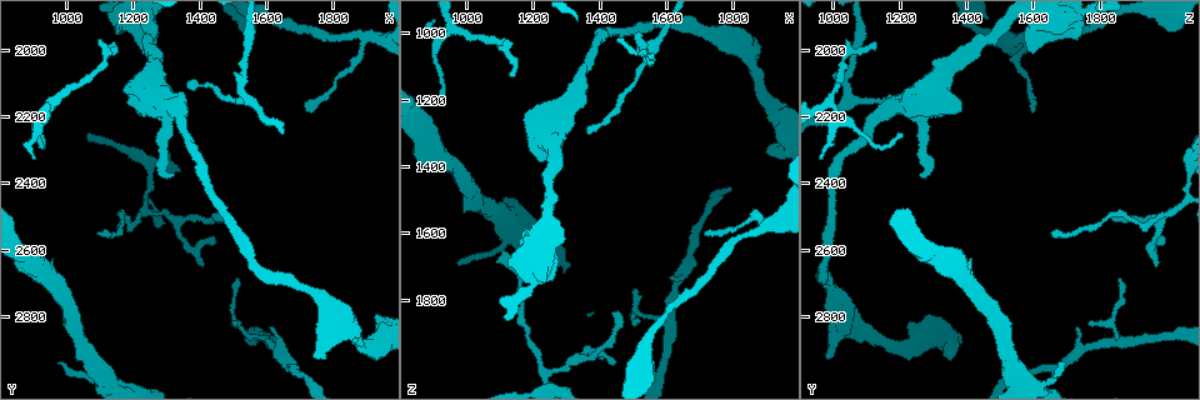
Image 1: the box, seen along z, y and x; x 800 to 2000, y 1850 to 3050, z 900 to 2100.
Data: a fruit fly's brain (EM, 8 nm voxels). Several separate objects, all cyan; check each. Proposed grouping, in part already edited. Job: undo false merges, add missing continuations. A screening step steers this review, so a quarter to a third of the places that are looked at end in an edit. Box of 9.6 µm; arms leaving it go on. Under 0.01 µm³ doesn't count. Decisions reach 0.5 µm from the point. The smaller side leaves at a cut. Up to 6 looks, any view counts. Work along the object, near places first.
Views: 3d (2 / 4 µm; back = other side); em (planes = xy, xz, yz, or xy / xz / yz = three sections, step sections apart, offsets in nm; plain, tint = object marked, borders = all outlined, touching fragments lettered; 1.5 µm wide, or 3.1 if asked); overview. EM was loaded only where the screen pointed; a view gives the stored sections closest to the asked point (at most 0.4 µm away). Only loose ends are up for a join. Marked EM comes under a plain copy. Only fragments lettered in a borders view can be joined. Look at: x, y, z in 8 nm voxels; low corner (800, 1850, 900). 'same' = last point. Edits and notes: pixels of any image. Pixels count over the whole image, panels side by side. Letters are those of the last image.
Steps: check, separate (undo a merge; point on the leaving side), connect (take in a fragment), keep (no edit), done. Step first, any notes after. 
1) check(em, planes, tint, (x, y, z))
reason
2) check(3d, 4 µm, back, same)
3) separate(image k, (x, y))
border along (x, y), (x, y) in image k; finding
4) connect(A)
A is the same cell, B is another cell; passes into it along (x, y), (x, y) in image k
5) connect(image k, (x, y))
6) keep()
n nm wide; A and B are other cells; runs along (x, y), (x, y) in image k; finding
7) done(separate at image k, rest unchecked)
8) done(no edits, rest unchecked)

check(3d, 2 µm, (1140, 1980, 1130))
free end

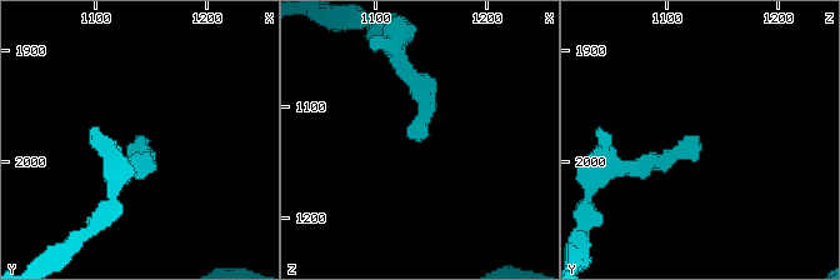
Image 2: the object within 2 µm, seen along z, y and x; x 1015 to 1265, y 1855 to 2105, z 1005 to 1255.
check(em, xy, step 8, tint, (1144, 1986, 1130))
shape alone is not enough

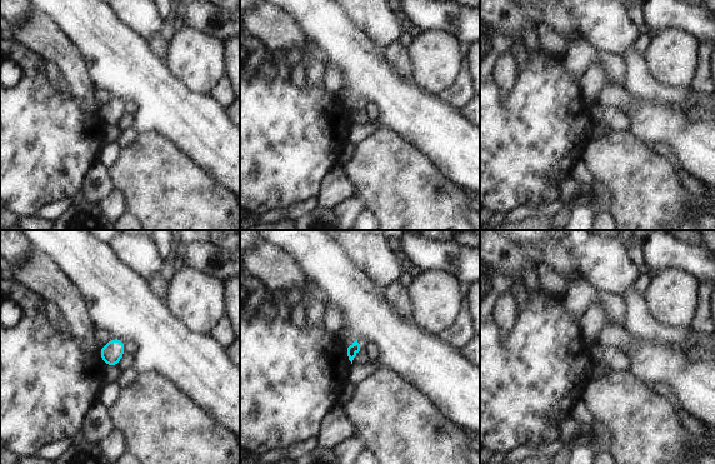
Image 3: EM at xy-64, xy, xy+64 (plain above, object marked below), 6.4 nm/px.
check(em, planes, borders, same)

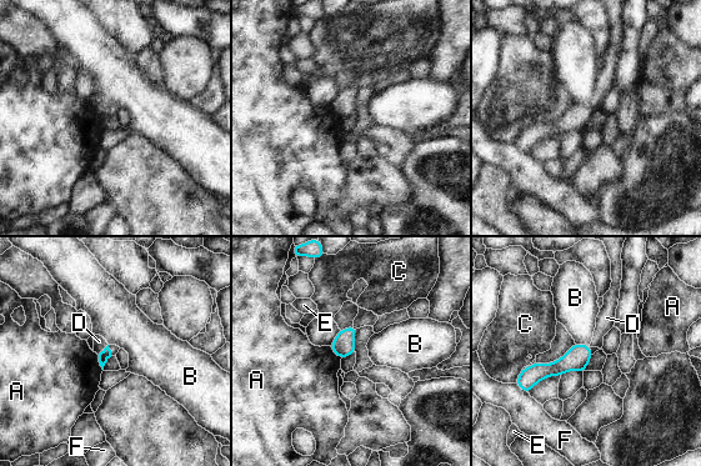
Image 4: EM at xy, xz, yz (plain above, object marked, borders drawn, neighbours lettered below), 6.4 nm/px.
keep()
A, B, C, D, E and F are other cells; runs along (587, 347), (521, 382) in image 4; no lettered fragment goes on from it

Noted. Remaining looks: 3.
check(em, planes, borders, (1310, 2380, 1270))
branch stops here

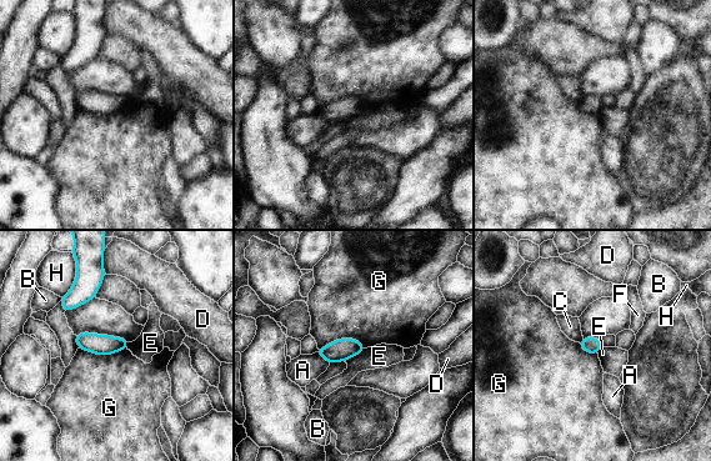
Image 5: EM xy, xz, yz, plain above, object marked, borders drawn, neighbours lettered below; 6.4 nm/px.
keep()
G touches over 320 nm; A, B, C, D, E, F, G and H are other cells; border along (366, 347), (336, 339), (318, 349) in image 5; no lettered fragment goes on from it

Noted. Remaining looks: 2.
check(em, planes, borders, (1730, 2920, 980))
branch stops here

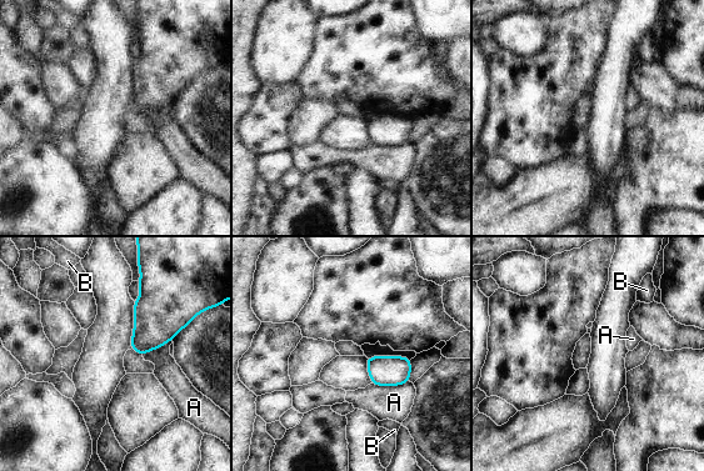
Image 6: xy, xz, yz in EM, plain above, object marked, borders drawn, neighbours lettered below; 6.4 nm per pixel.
keep()
A and B are other cells; border along (409, 381), (402, 385), (372, 384) in image 6; none of them fits

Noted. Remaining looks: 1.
done(no edits, rest unchecked)

